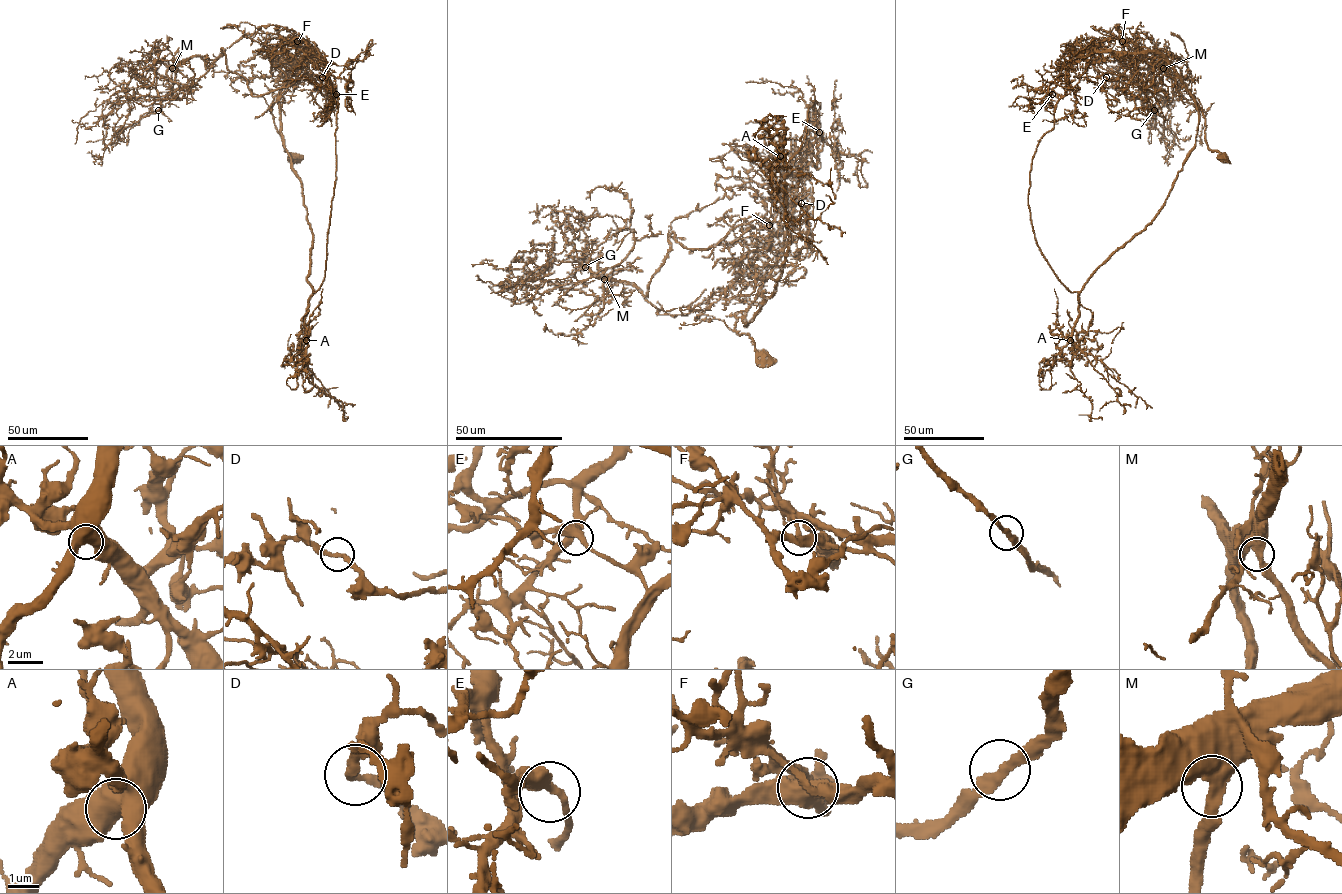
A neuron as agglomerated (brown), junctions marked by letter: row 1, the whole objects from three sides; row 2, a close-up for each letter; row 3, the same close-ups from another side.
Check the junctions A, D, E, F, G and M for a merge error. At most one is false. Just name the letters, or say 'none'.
F

